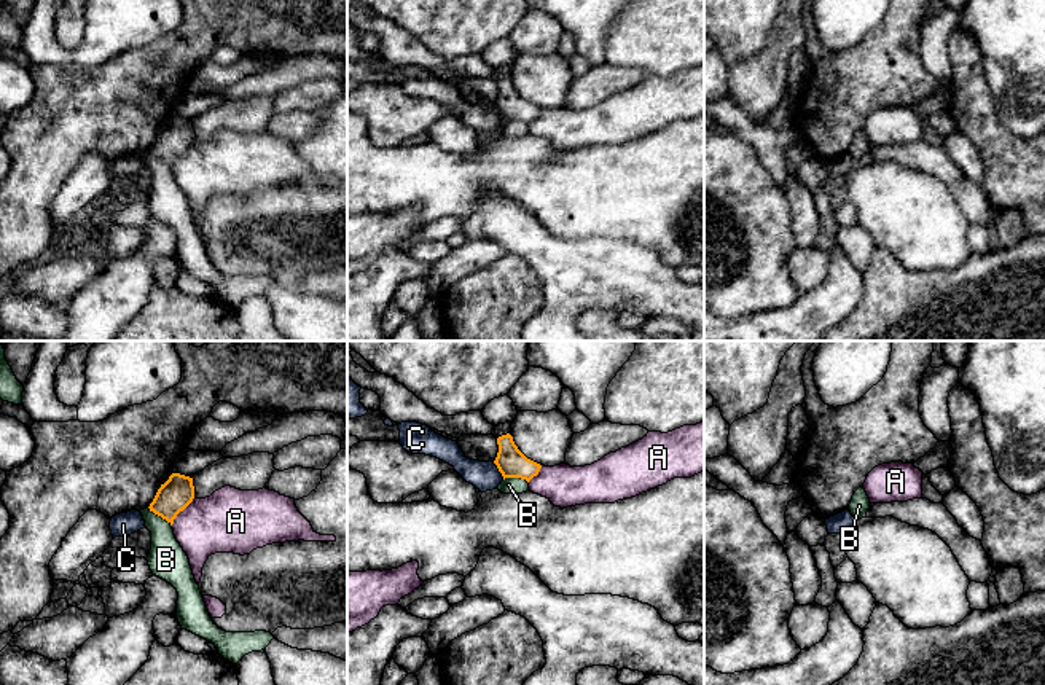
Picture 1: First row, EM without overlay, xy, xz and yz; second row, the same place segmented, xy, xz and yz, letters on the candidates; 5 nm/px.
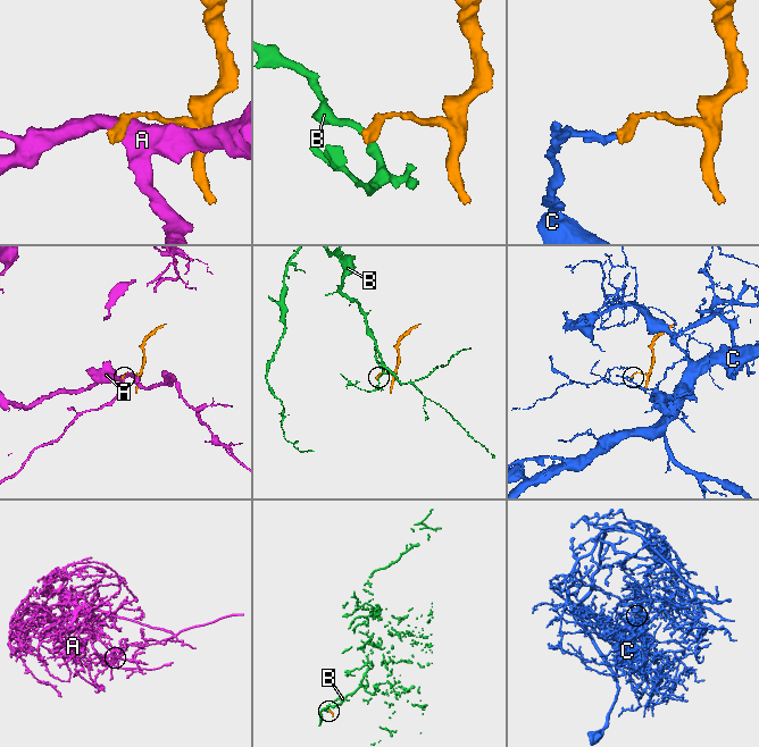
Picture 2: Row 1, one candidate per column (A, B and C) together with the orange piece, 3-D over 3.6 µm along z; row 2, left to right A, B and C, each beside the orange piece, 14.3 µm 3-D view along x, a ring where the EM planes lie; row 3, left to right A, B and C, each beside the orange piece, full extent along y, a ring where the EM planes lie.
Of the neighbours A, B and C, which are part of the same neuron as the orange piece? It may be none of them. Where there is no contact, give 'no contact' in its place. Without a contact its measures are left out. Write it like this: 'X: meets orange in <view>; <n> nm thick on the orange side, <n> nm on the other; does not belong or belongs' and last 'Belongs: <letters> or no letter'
A: meets orange in xy; 170 nm thick on the orange side, 320 nm on the other; does not belong
B: meets orange in xy; 170 nm thick on the orange side, 190 nm on the other; does not belong
C: meets orange in xz; 150 nm thick on the orange side, 140 nm on the other; does not belong
Belongs: no letter

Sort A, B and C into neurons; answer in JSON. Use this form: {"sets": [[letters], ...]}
{"sets": [["A"], ["B"], ["C"]]}

